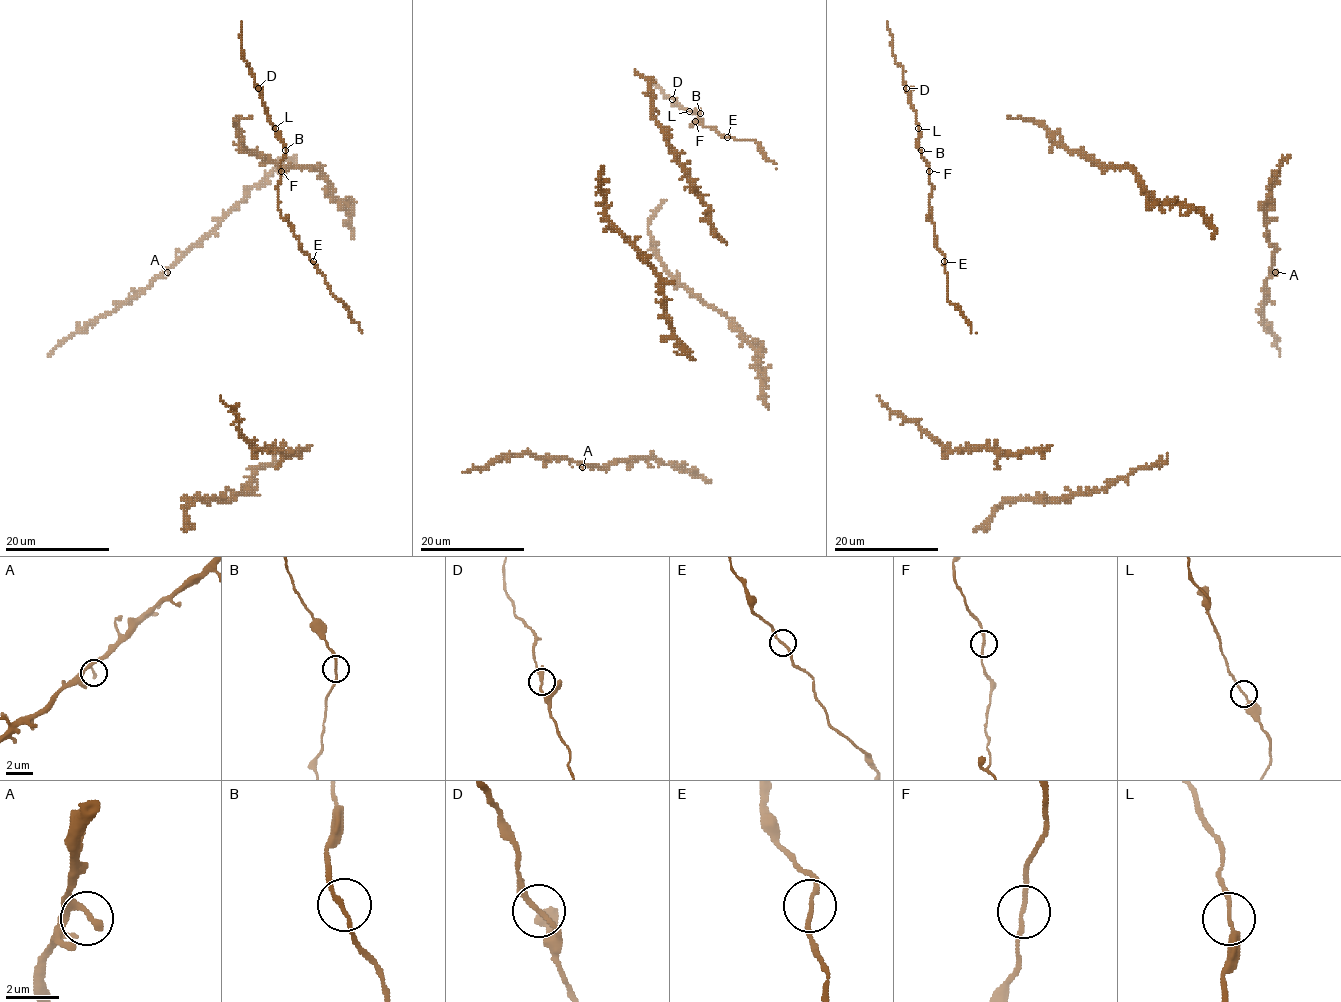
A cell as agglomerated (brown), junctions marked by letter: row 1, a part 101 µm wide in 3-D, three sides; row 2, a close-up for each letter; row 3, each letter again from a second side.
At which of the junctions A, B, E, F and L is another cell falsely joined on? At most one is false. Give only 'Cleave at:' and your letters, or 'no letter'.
Cleave at: no letter

